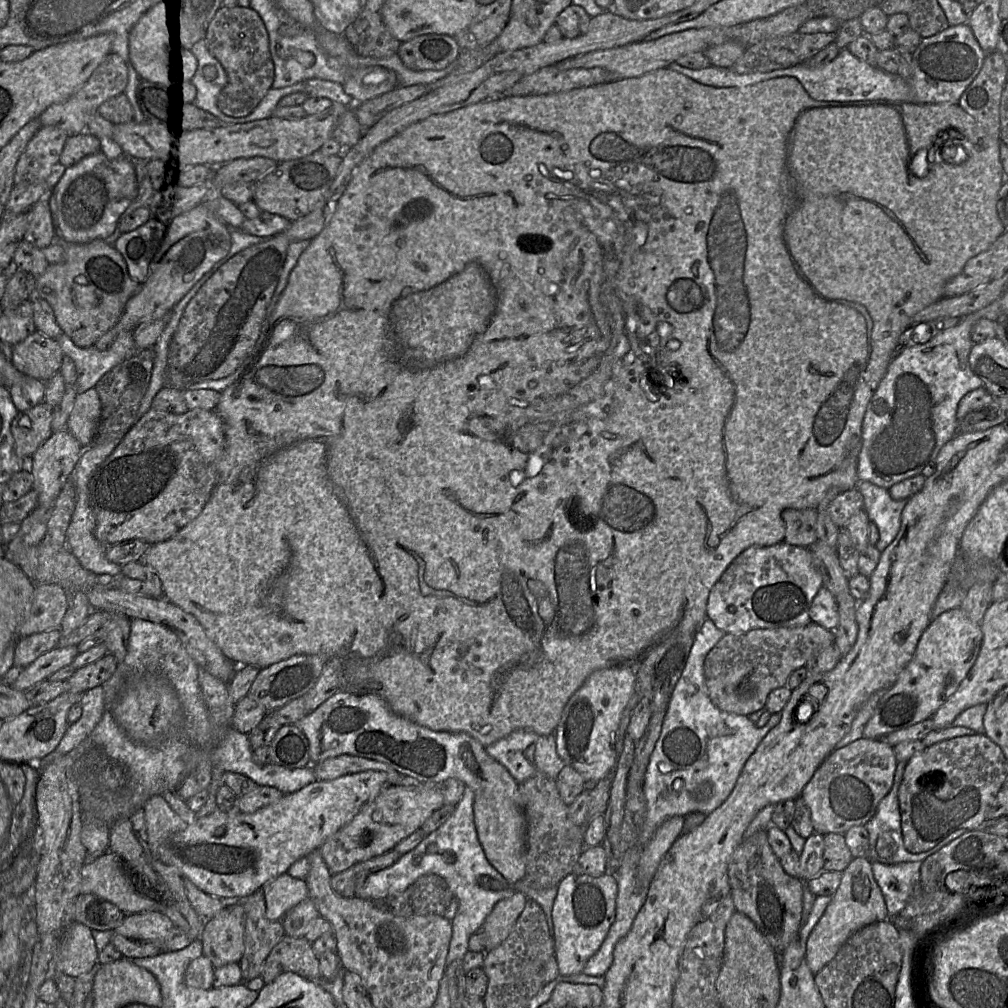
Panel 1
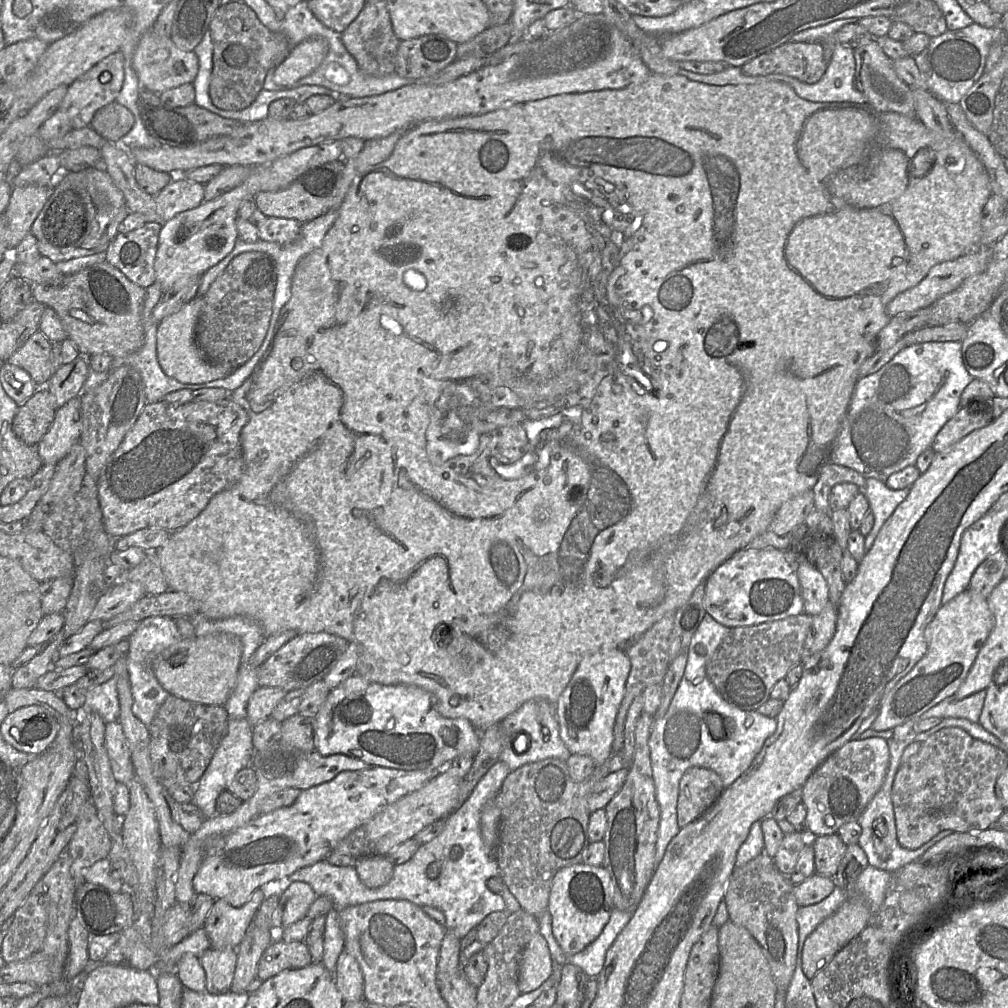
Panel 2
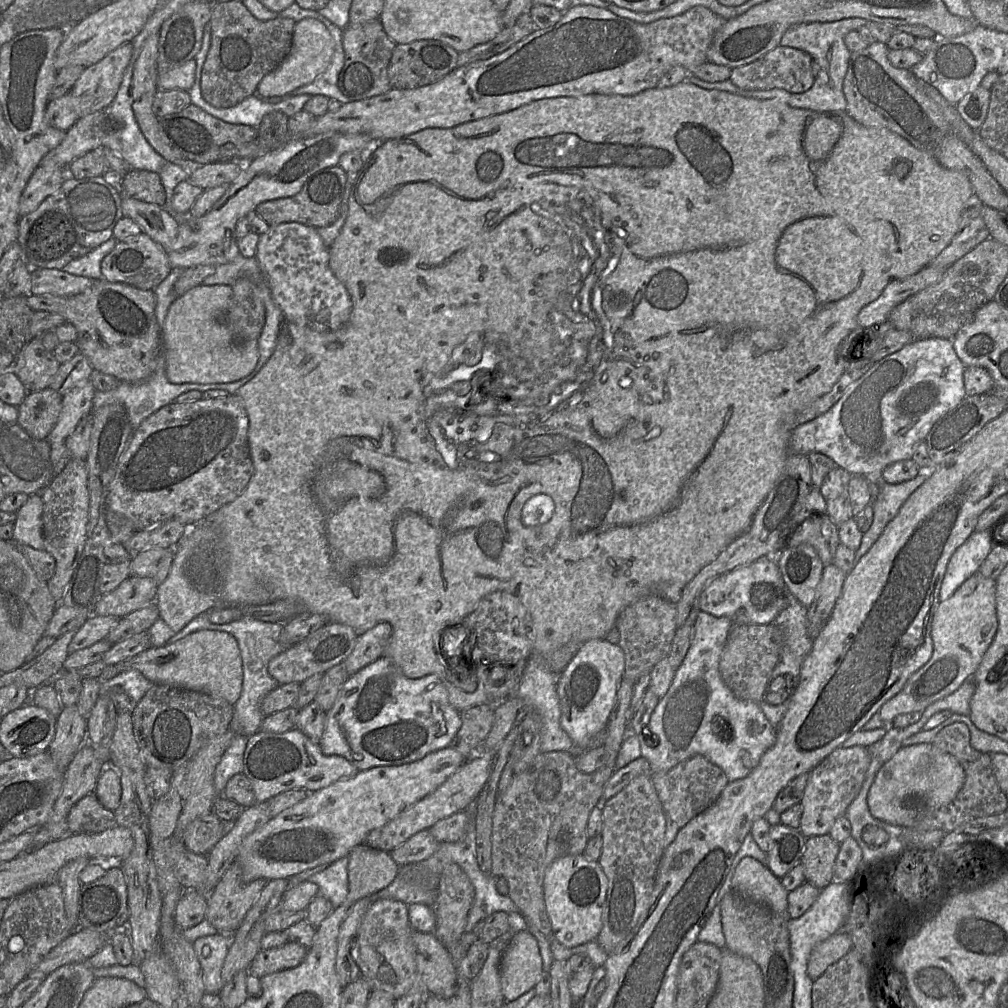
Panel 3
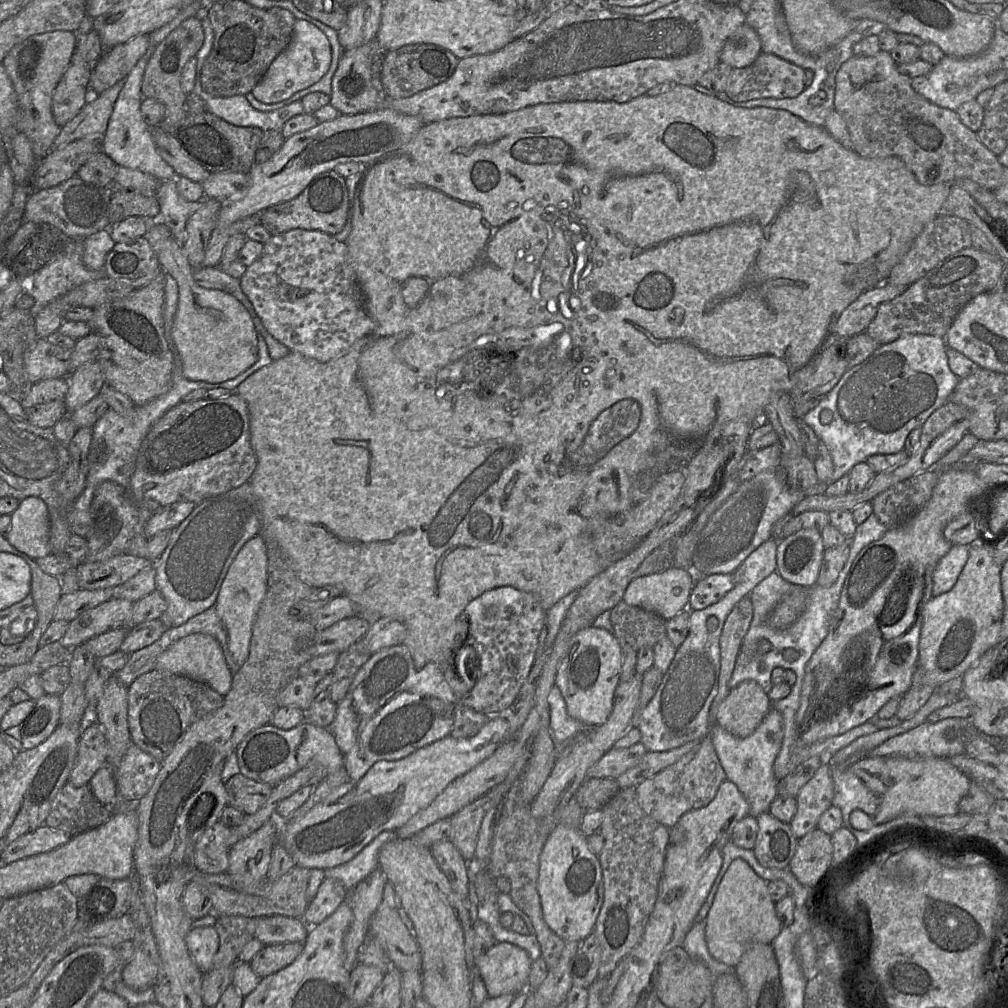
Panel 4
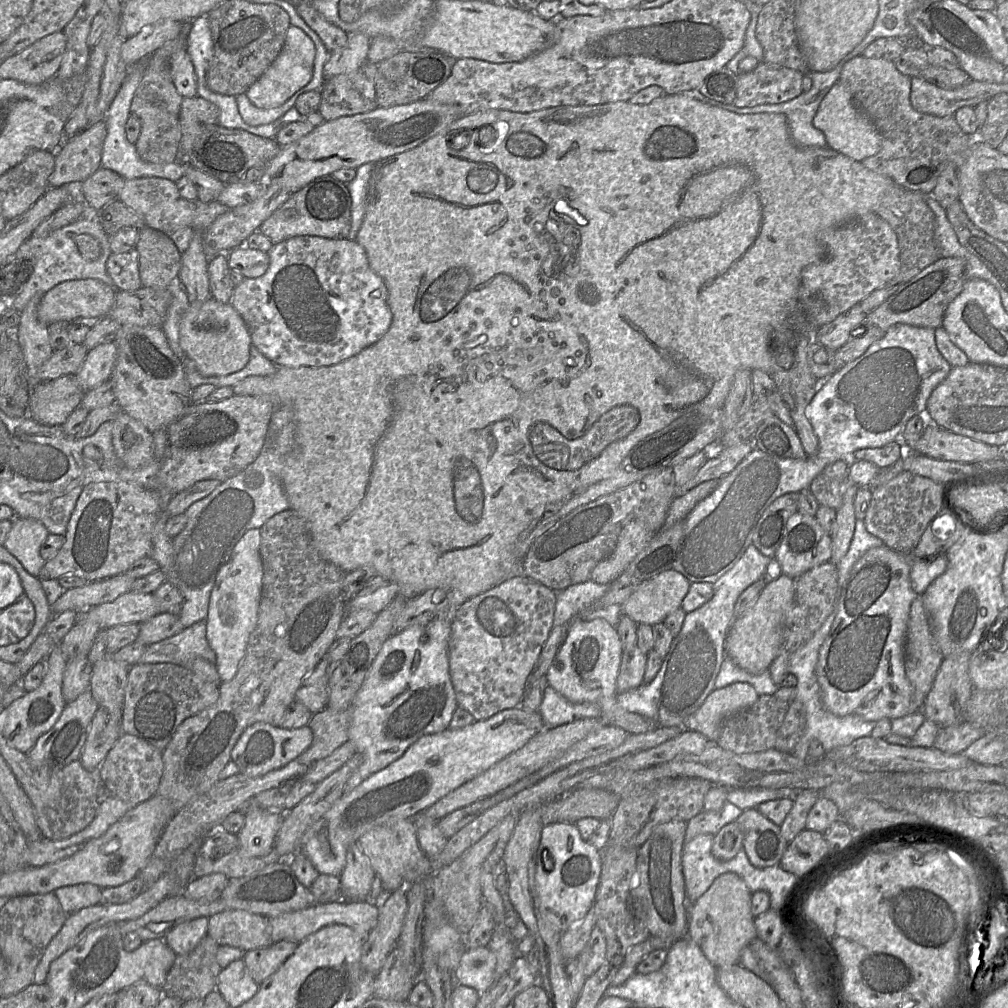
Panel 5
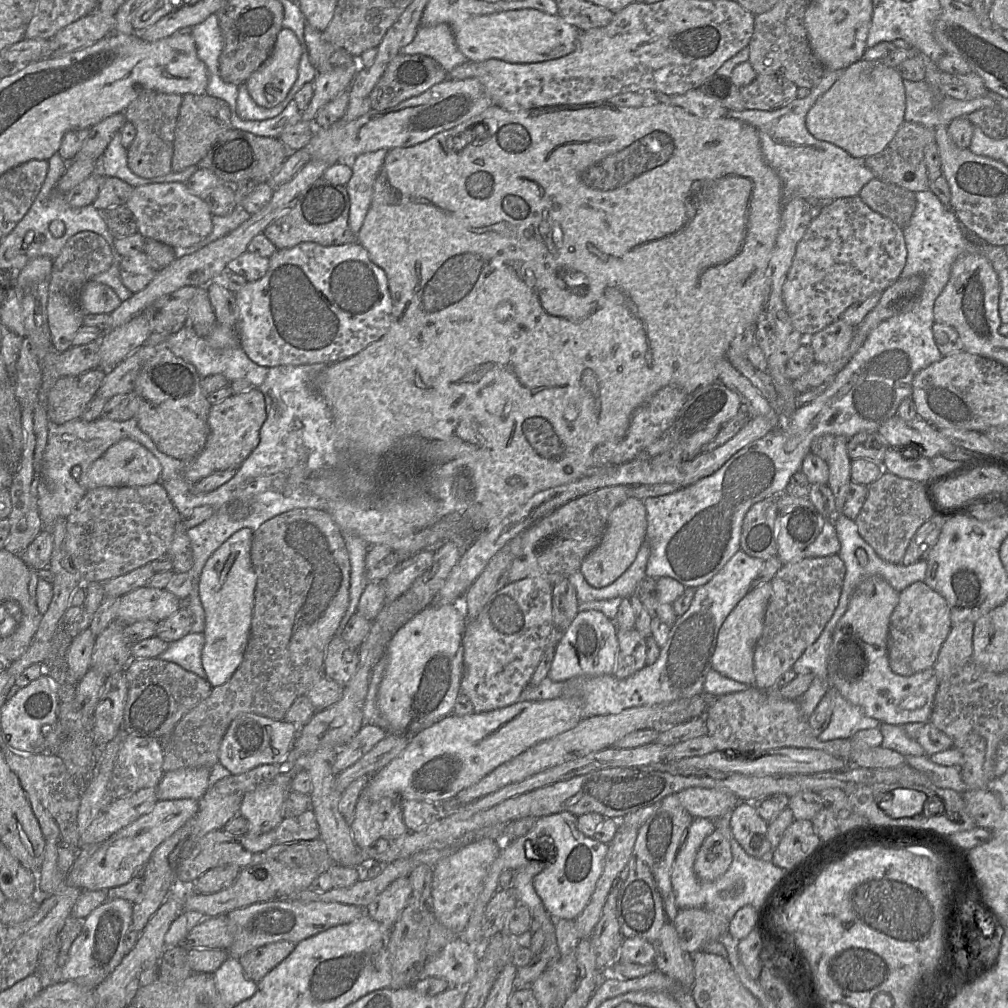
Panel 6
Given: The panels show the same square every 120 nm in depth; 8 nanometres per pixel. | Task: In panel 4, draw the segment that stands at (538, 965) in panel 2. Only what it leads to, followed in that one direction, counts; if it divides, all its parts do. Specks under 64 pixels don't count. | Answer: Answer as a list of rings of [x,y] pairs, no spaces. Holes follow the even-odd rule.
[[[496,942],[474,961],[490,997],[519,994],[528,989],[532,959],[509,942]]]

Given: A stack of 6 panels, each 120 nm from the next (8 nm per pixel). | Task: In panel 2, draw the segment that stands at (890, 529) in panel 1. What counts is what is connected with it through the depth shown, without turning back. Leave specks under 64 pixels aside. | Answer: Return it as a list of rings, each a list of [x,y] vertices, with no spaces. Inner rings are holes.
[[[867,478],[864,489],[860,491],[866,496],[869,502],[869,511],[874,516],[873,528],[865,537],[864,542],[867,552],[874,544],[884,523],[890,518],[897,506],[908,496],[910,487],[893,490],[884,481]]]

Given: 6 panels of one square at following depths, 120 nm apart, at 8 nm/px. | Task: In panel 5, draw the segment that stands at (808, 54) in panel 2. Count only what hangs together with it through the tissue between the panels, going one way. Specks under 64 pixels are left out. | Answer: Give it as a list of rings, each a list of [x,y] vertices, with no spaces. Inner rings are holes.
[[[759,62],[749,72],[738,72],[738,89],[733,105],[753,107],[778,104],[798,97],[805,74],[784,66]]]

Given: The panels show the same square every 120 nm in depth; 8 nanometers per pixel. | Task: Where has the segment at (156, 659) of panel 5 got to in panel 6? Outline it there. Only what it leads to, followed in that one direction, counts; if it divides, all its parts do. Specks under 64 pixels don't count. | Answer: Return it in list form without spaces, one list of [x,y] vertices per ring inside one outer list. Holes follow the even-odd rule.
[[[190,632],[180,640],[170,643],[169,647],[158,658],[175,663],[186,671],[206,679],[206,673],[202,665],[204,645],[204,633]]]

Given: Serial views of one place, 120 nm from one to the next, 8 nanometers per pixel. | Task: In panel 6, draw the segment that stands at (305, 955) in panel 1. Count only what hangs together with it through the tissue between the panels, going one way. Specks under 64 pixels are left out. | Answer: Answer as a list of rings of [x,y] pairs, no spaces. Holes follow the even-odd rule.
[[[279,941],[249,951],[238,960],[246,976],[258,984],[267,973],[286,959],[294,948],[295,944],[292,942]]]

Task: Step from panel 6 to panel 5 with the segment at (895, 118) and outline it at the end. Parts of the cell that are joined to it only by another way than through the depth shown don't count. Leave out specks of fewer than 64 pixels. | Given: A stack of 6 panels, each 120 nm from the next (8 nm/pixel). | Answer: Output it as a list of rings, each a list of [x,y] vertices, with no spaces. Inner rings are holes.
[[[838,81],[821,101],[813,117],[813,126],[823,132],[829,148],[855,161],[861,162],[881,149],[881,135],[874,123],[857,107],[850,93]]]

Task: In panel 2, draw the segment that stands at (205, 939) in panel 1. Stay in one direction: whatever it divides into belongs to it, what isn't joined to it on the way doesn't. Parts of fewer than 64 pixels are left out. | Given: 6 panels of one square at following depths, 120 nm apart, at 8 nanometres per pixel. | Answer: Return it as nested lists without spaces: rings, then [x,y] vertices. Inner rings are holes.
[[[268,888],[256,889],[240,907],[234,907],[222,898],[215,899],[203,926],[211,948],[237,949],[267,892]]]

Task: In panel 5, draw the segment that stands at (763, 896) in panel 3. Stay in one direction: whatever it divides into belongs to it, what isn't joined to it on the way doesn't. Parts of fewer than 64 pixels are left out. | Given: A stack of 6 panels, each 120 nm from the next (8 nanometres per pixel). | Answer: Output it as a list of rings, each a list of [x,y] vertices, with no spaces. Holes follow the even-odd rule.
[[[727,872],[716,878],[699,899],[688,905],[686,936],[699,945],[714,966],[739,963],[742,950],[757,937],[751,898],[752,892],[742,877]]]

